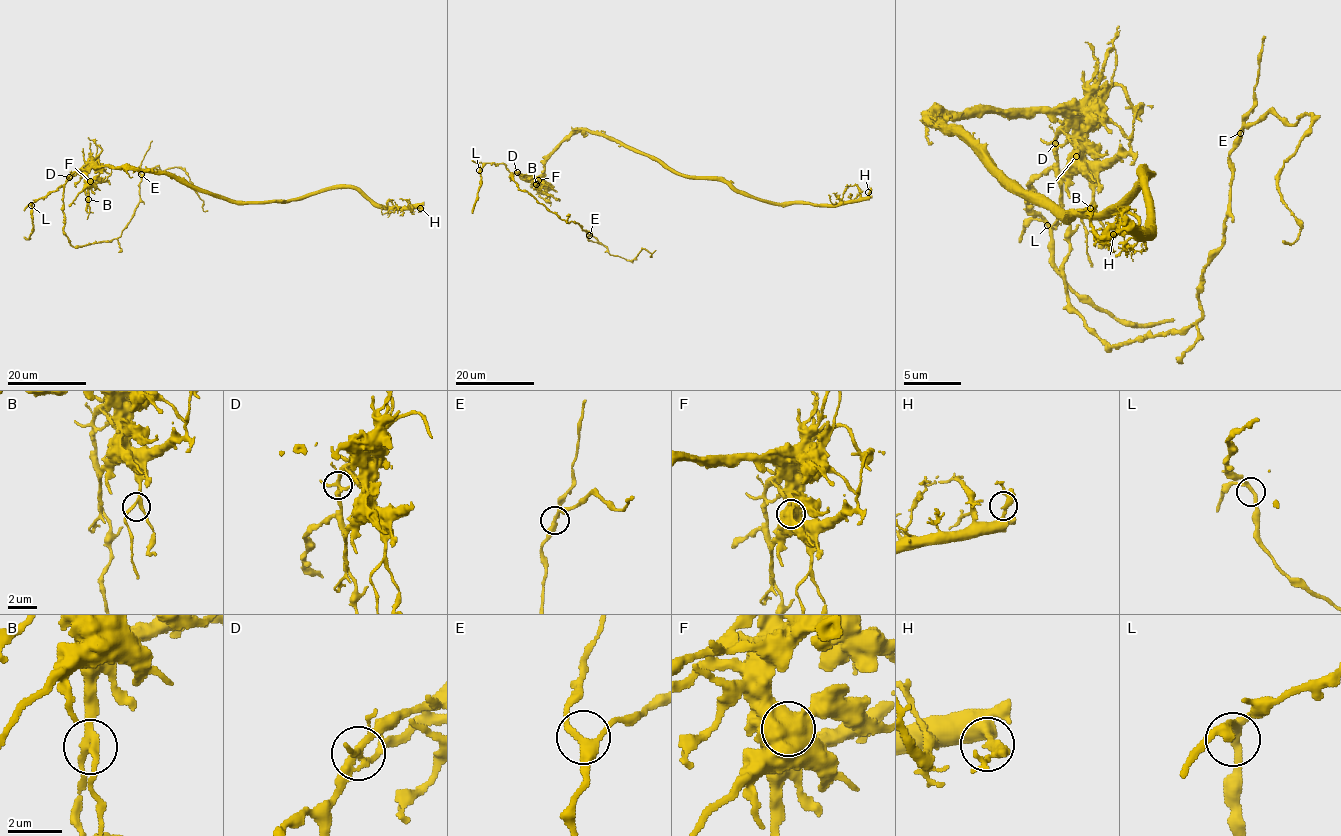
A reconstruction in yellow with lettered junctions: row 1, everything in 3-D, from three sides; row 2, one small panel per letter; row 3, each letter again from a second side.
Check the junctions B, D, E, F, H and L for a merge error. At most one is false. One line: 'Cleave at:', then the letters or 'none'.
Cleave at: D

